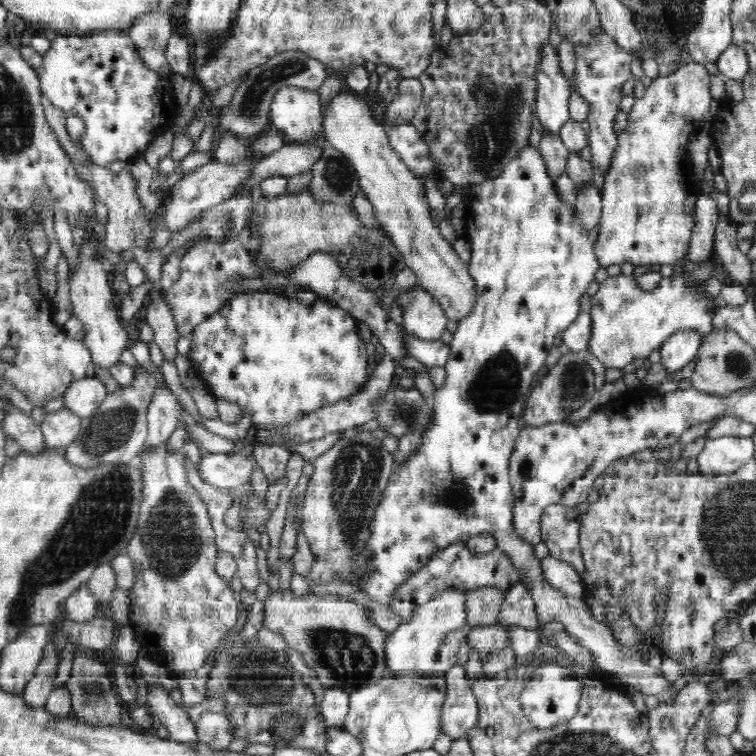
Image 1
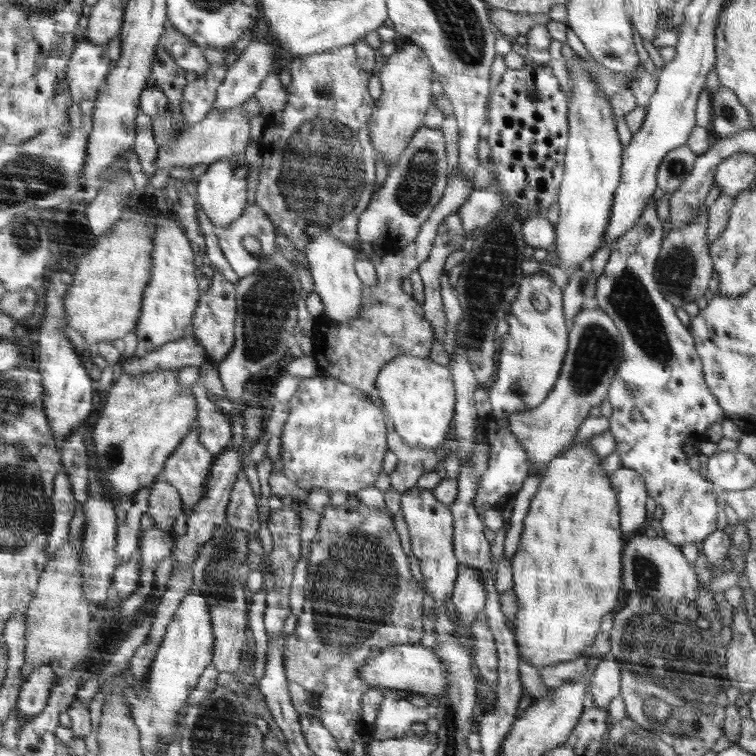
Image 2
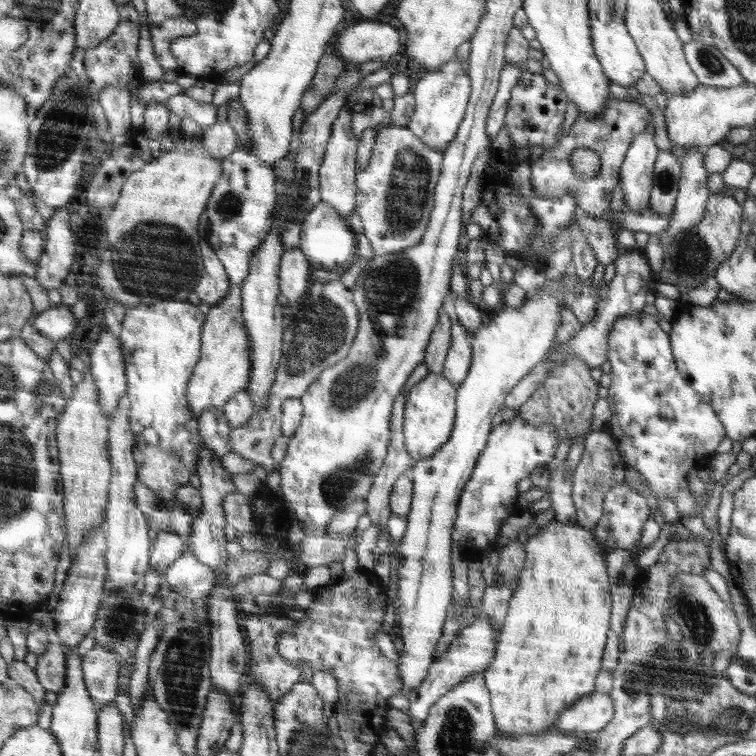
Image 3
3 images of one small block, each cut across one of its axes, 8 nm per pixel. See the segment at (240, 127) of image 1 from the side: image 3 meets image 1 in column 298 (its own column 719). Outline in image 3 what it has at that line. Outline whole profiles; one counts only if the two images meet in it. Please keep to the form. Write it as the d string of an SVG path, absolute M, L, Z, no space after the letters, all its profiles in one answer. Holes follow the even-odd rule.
M694 39L685 45L688 62L702 85L724 88L746 85L747 81L738 73L738 69L718 49Z

